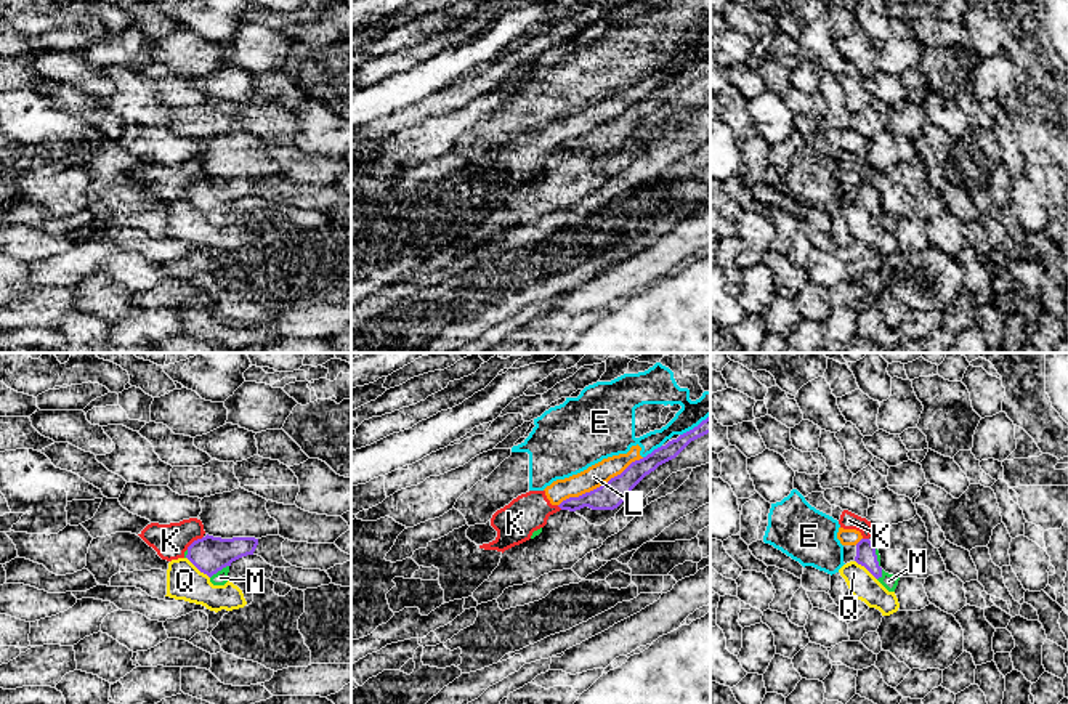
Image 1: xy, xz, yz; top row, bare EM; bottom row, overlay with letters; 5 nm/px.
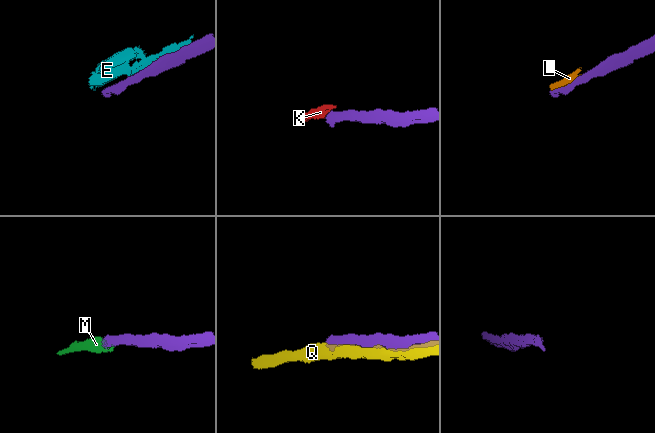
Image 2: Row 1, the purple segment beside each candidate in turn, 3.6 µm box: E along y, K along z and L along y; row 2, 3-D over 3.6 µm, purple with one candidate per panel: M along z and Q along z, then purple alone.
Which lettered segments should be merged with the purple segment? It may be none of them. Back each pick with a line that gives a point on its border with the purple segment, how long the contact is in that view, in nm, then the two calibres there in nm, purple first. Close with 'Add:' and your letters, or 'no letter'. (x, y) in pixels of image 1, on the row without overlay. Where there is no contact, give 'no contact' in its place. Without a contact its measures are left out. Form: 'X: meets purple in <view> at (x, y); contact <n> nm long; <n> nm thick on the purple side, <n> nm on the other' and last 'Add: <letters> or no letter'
M: meets purple in xy at (218, 210); contact 120 nm long; 180 nm thick on the purple side, 70 nm on the other
Add: M

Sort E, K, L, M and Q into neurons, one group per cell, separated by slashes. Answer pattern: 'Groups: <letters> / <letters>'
Groups: E K L / M / Q

